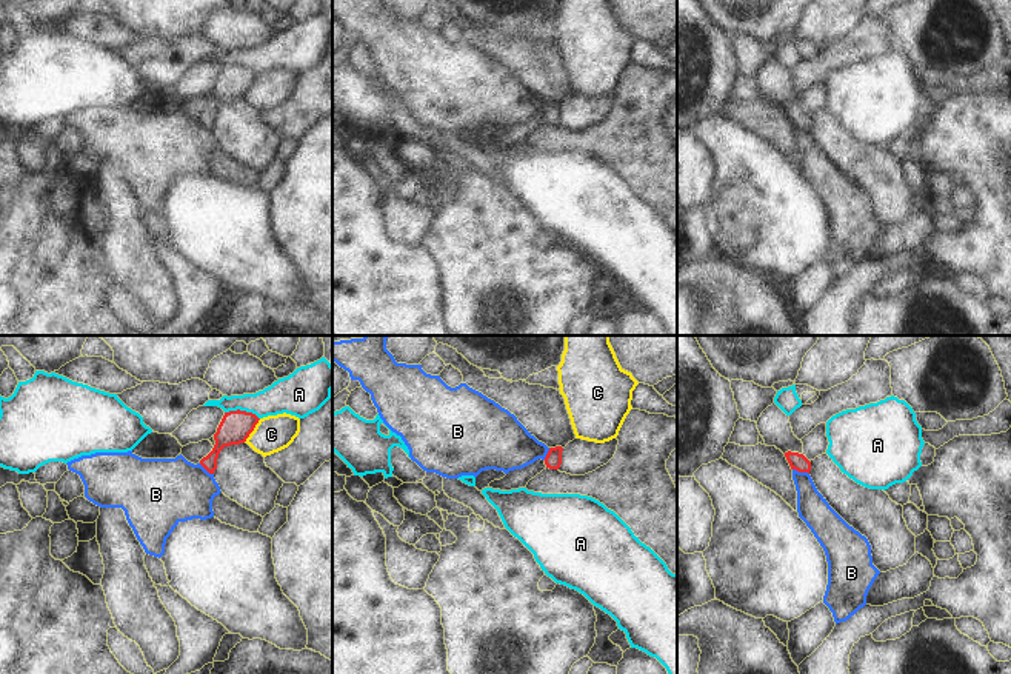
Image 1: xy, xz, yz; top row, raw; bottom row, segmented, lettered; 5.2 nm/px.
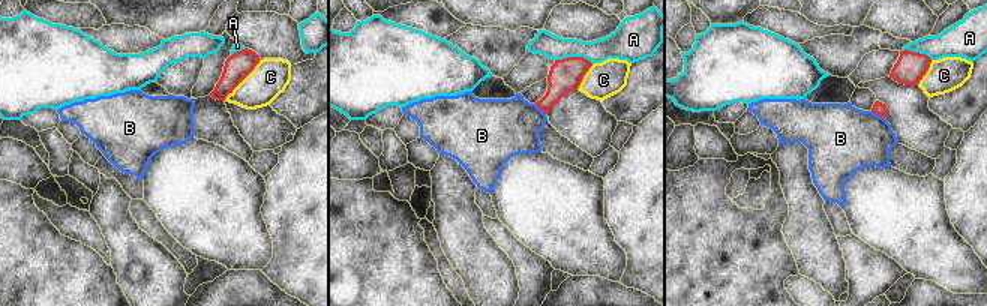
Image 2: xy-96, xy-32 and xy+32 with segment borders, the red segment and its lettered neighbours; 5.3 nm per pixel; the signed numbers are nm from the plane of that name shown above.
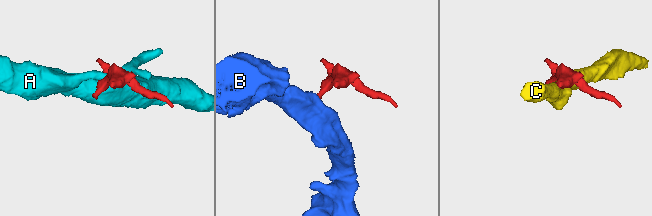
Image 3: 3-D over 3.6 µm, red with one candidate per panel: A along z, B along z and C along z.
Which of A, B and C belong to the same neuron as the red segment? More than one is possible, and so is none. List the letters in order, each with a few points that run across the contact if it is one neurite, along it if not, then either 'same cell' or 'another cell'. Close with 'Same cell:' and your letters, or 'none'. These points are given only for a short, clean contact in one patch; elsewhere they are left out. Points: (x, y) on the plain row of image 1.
A: another cell
B: yz (793, 123), (808, 130) | another cell
C: another cell
Same cell: none

